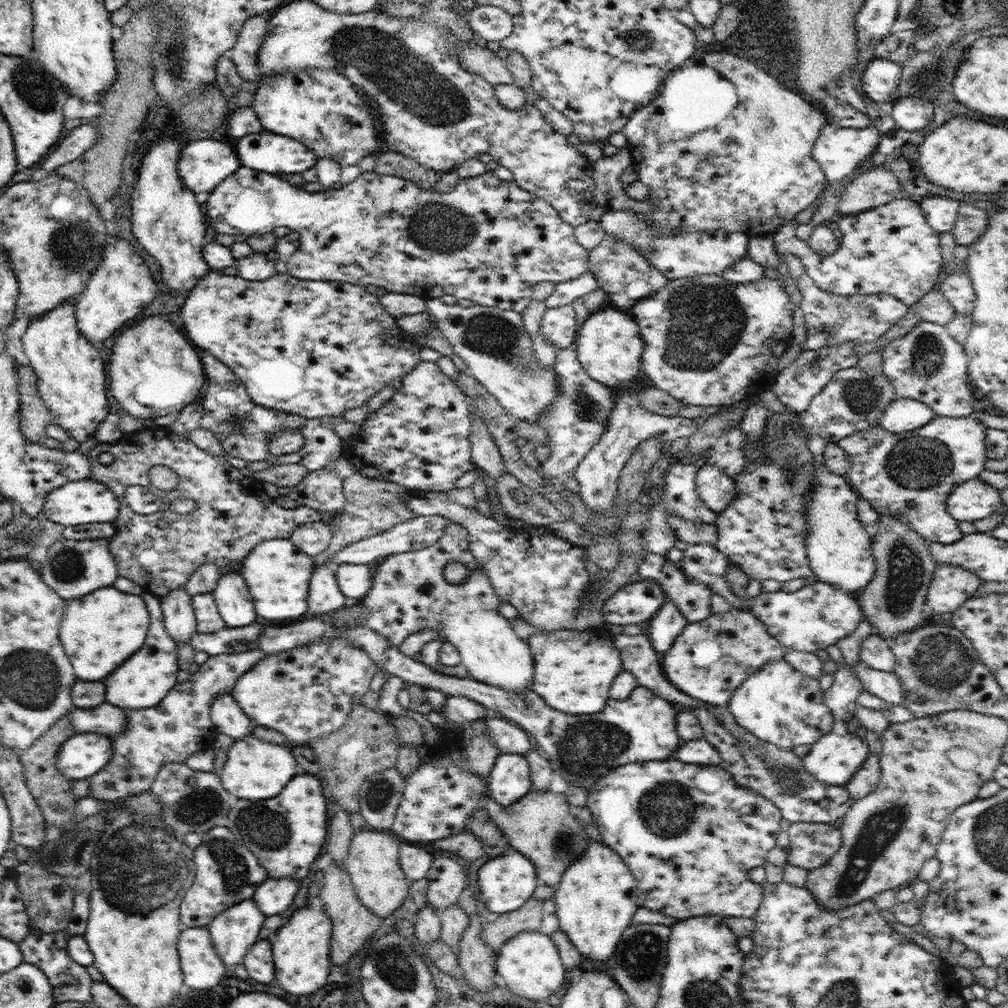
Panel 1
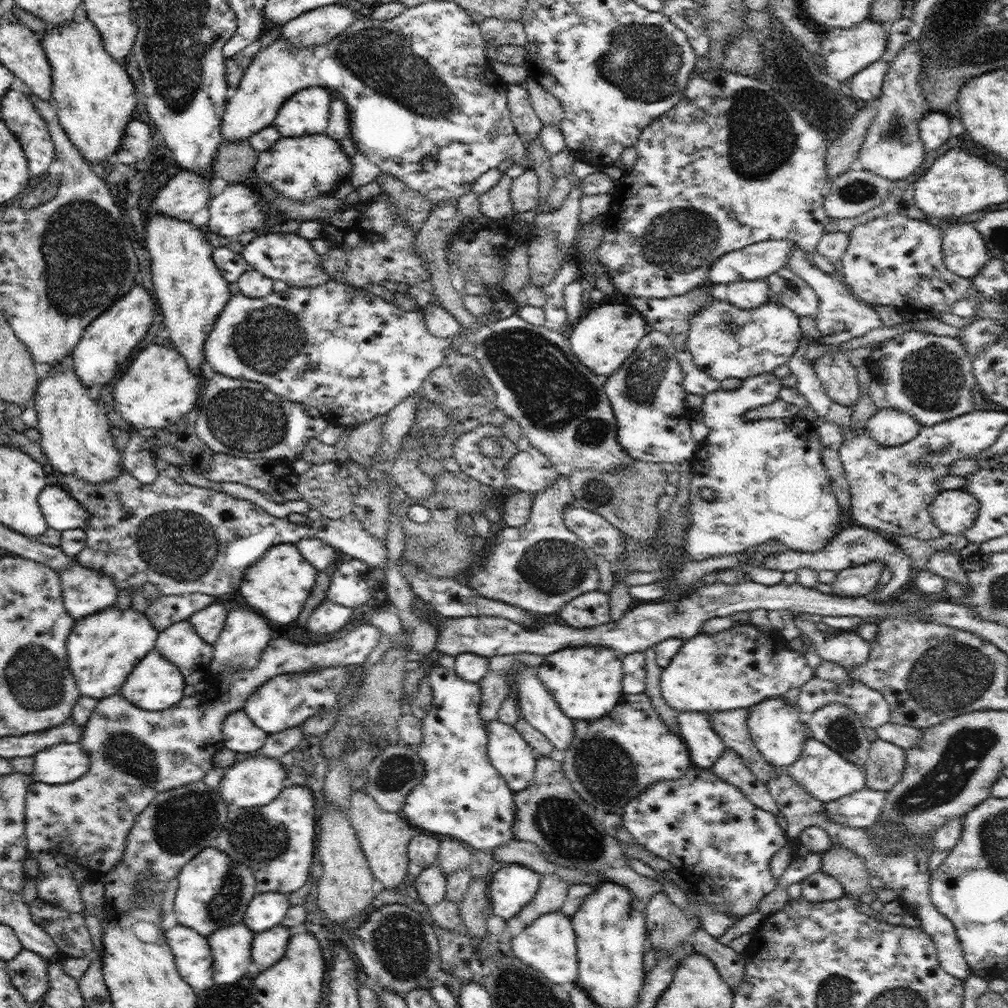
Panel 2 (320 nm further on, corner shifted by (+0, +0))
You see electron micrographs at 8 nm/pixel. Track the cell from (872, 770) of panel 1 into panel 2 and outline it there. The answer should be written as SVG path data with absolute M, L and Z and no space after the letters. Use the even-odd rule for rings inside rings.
M882 739L871 742L864 771L865 787L874 791L888 792L900 783L907 766L905 750Z

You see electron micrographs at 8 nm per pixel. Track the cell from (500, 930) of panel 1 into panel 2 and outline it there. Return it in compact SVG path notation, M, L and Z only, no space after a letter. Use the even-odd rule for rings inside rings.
M556 874L546 875L539 882L539 889L534 898L524 906L516 918L525 926L530 926L540 916L560 911L566 900L569 885L569 882Z

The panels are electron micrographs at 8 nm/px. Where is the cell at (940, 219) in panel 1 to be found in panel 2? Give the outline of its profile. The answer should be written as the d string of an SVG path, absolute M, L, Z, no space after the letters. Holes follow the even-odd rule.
M950 221L943 233L943 251L948 270L967 280L982 272L991 259L988 246L972 223Z

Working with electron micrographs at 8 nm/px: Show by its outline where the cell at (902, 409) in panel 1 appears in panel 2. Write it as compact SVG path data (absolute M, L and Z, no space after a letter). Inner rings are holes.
M897 408L878 410L867 422L866 431L880 446L894 447L912 441L922 426L913 416Z

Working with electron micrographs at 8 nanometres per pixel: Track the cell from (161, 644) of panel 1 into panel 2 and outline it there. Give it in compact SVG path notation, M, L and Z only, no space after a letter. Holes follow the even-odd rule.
M153 648L138 662L136 670L128 676L128 680L122 686L122 694L126 700L136 704L144 710L164 712L167 708L178 704L184 695L185 680L182 673L164 655Z

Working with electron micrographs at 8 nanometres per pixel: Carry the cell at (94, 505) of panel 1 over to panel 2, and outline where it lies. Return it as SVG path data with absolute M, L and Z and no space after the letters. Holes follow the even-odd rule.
M46 485L37 501L47 526L54 530L83 528L87 523L89 512L68 491L57 485Z

